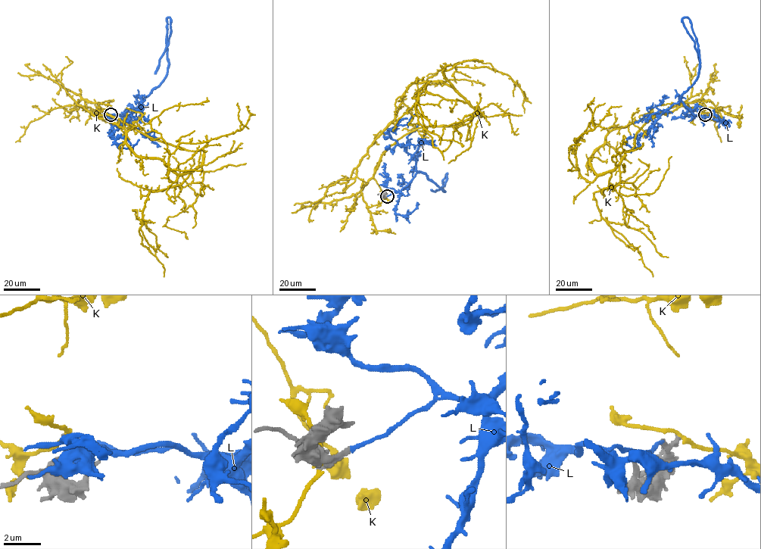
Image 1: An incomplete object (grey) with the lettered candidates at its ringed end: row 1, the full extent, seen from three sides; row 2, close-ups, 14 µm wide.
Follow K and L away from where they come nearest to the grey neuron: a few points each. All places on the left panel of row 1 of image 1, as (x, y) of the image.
K: (107, 114), (85, 101), (203, 161), (178, 174), (141, 157), (81, 105), (15, 142)
L: (110, 115), (130, 115), (165, 76), (168, 63), (166, 19), (169, 17), (170, 35), (168, 46), (154, 73)

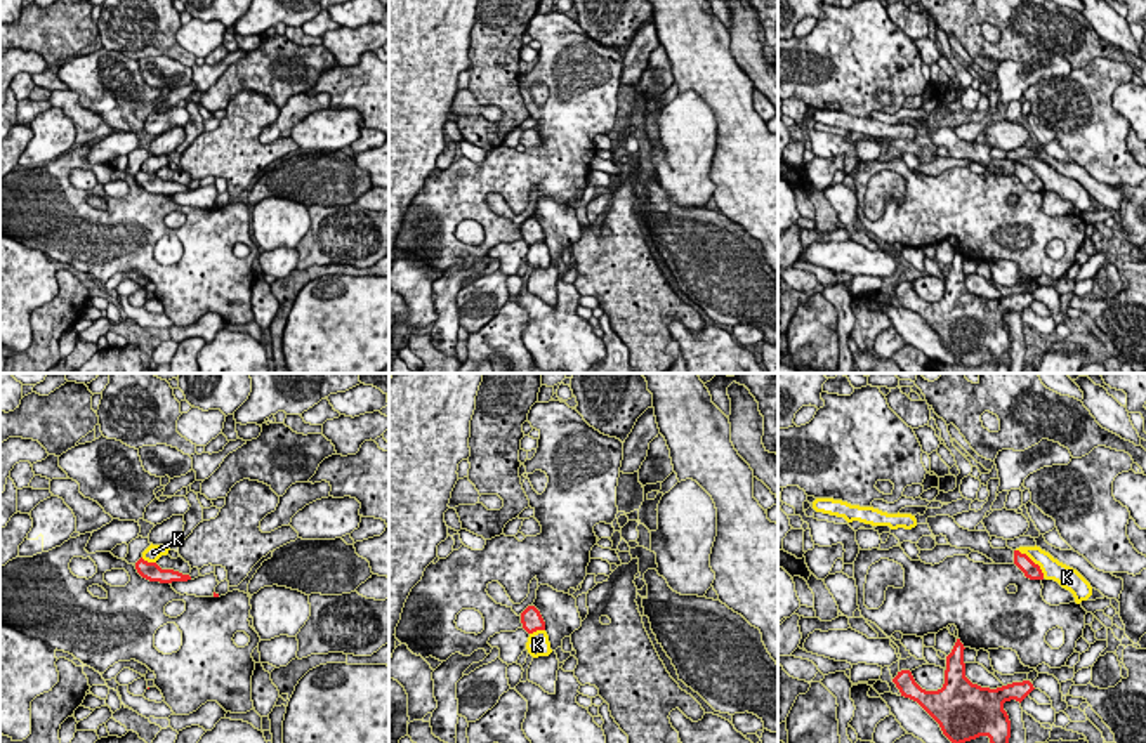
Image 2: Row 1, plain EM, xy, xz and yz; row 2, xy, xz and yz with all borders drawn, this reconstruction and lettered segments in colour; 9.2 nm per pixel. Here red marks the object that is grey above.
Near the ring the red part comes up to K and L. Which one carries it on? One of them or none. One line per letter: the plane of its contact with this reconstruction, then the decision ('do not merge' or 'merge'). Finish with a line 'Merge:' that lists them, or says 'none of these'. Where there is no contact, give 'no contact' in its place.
K: meets red in yz; do not merge
L: no contact; merge
Merge: L

